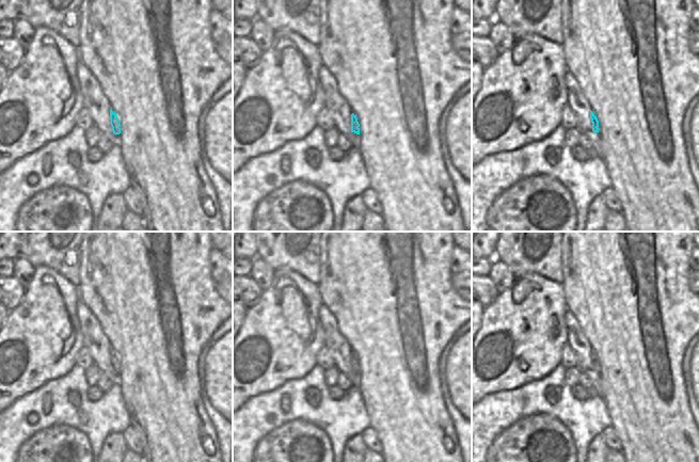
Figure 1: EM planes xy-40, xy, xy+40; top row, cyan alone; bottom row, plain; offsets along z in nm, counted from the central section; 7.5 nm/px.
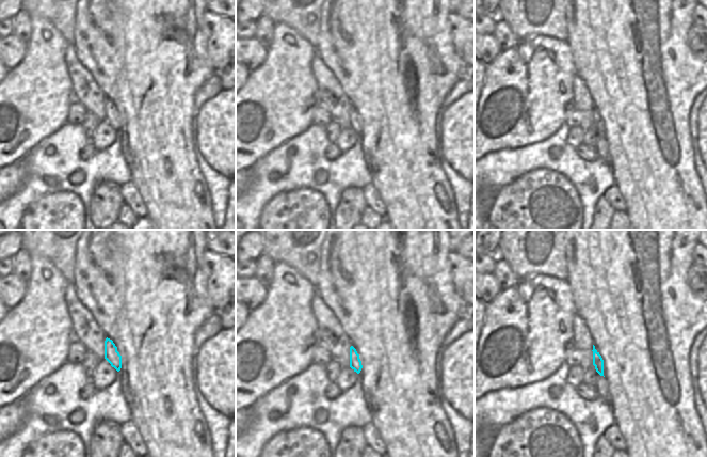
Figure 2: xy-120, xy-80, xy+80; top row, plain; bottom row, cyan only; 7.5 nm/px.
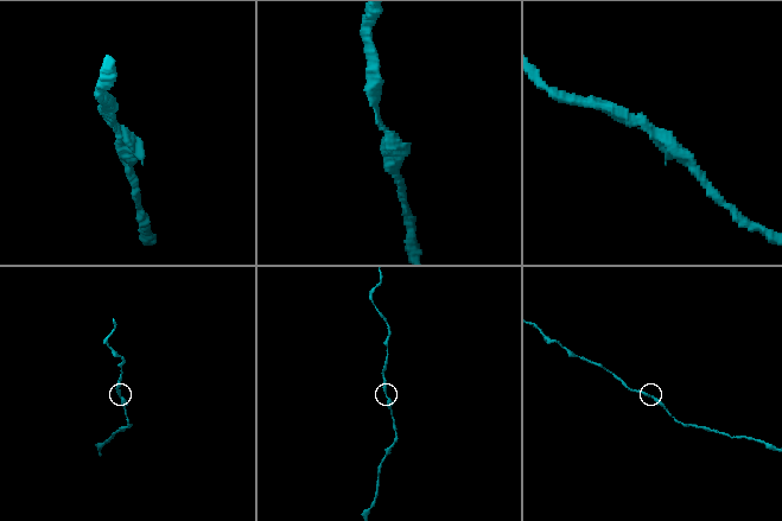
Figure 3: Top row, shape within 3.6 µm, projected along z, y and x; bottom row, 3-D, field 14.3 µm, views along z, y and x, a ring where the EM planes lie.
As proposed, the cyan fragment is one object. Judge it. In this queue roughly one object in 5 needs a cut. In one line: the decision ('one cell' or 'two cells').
one cell

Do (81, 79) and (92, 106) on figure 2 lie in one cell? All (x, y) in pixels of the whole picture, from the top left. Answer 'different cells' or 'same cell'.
same cell

